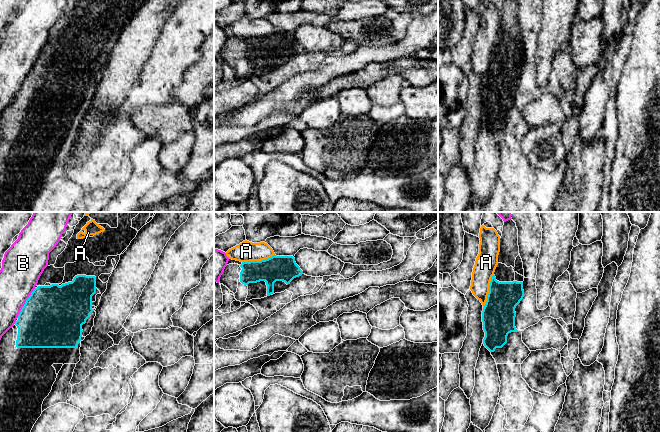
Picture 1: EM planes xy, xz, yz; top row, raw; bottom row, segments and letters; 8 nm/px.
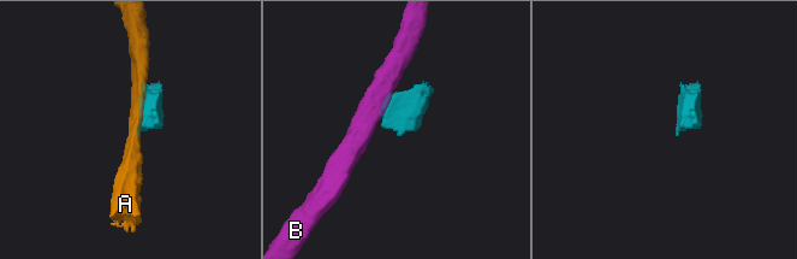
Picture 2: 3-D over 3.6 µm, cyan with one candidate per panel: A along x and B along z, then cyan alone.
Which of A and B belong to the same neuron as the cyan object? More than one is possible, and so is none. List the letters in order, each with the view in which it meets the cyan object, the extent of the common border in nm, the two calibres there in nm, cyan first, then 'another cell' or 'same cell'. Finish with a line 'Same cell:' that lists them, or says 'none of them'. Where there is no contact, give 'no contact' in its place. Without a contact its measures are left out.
A: yz | 300 nm | 280/180 nm | another cell
B: xy | 280 nm | 500/320 nm | another cell
Same cell: none of them

